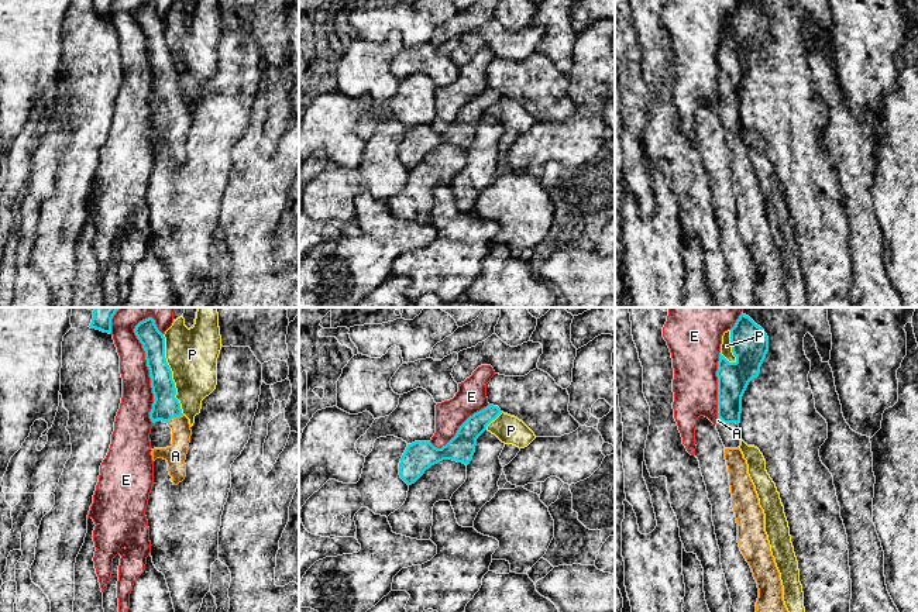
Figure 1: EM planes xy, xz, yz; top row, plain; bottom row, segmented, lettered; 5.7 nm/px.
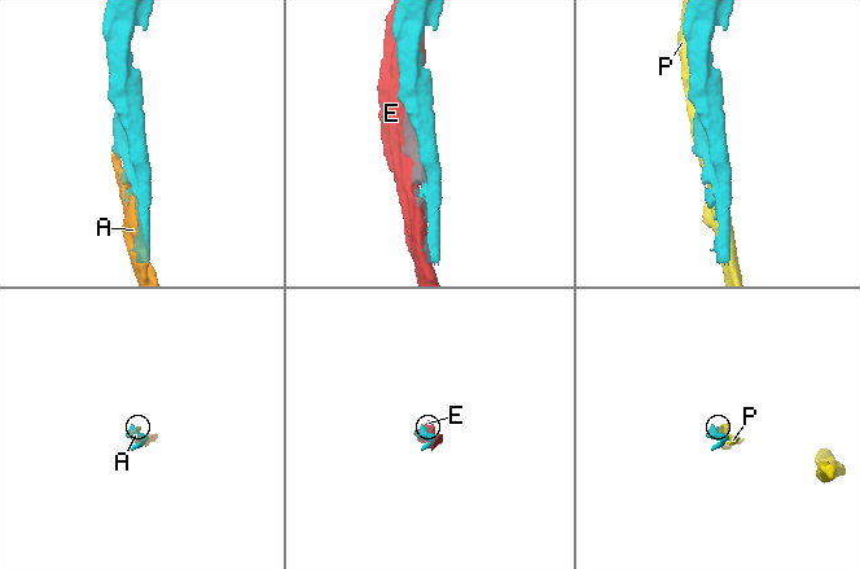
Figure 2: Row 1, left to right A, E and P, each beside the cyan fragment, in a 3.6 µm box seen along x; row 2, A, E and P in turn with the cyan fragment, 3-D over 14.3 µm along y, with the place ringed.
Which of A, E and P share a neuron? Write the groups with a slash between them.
A / E / P

